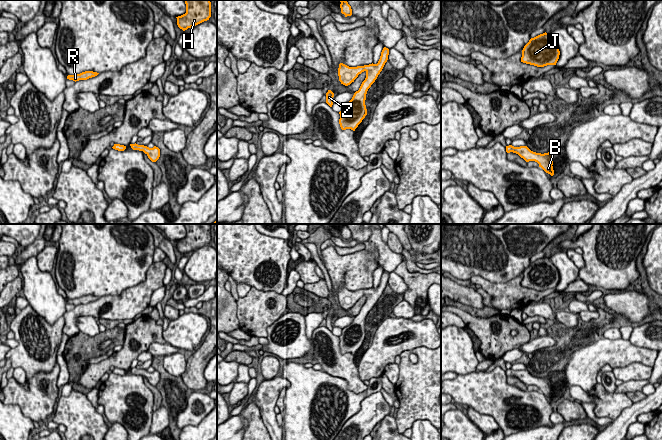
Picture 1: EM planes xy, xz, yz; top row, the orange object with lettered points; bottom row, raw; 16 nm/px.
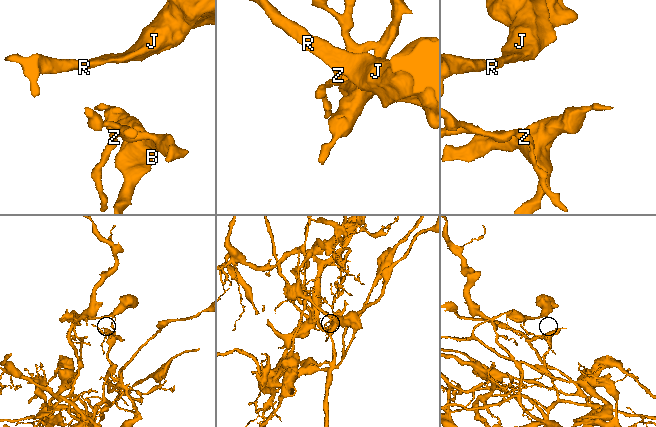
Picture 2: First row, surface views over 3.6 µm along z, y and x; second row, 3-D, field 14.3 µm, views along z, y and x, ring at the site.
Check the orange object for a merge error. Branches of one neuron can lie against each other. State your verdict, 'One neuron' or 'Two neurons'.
One neuron

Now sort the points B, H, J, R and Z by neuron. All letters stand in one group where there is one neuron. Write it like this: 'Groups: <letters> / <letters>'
Groups: B H J R Z

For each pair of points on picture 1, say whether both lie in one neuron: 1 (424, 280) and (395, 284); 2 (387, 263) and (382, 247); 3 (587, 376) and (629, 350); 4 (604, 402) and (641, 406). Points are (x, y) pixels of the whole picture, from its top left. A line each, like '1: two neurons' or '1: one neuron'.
1: two neurons
2: one neuron
3: one neuron
4: two neurons

